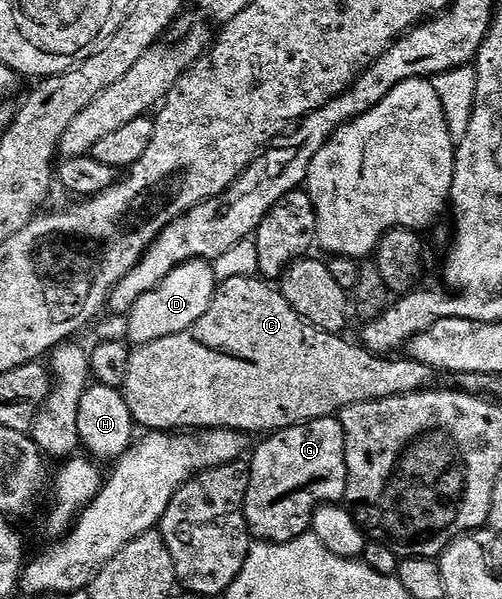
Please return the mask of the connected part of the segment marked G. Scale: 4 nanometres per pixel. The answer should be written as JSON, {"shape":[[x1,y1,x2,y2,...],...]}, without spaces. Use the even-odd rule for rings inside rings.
{"shape":[[337,416,321,417,293,425,271,433,254,449,254,458,249,458,250,478,248,495,244,499,246,526,250,528,251,538,262,543,279,545,310,533,314,513,323,503,338,503,346,496,346,436,341,420]]}

